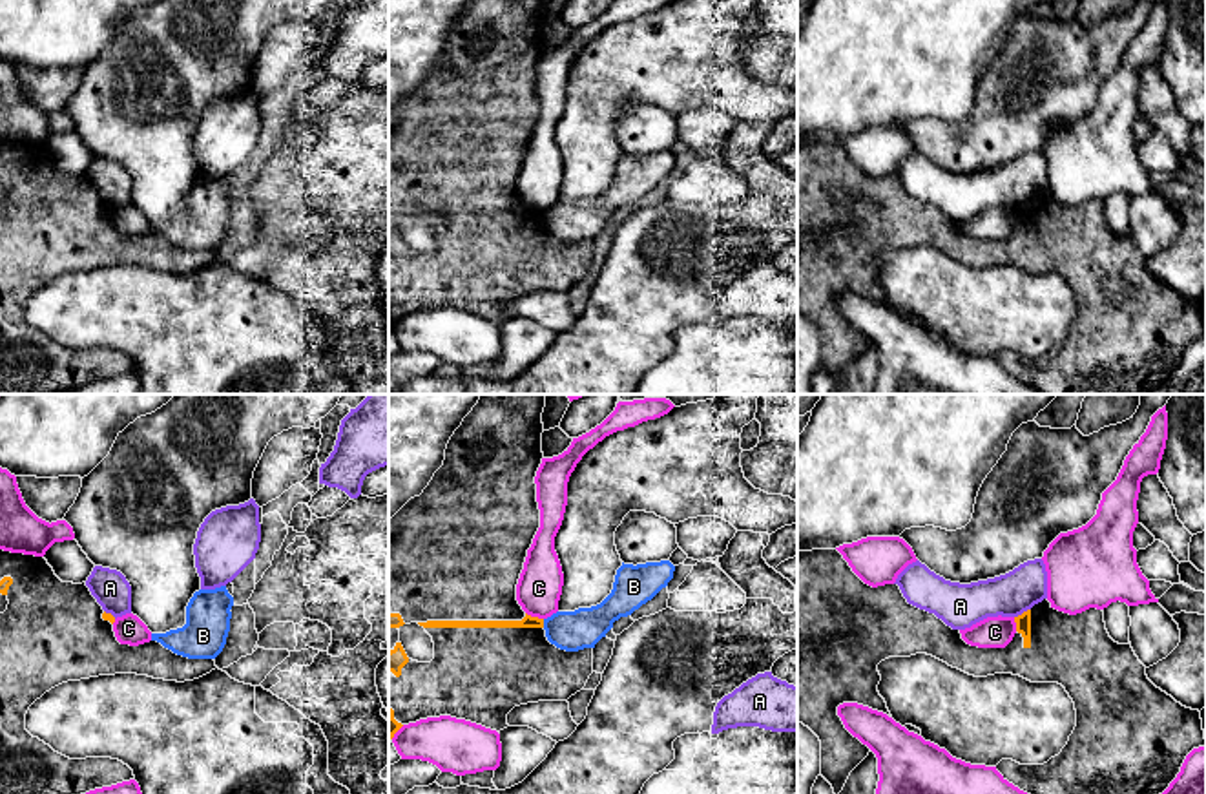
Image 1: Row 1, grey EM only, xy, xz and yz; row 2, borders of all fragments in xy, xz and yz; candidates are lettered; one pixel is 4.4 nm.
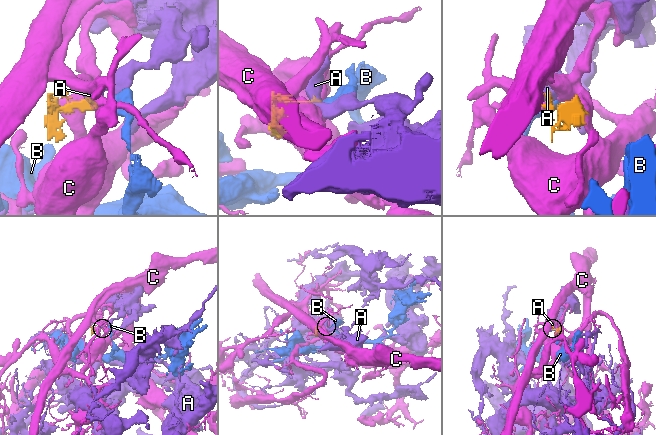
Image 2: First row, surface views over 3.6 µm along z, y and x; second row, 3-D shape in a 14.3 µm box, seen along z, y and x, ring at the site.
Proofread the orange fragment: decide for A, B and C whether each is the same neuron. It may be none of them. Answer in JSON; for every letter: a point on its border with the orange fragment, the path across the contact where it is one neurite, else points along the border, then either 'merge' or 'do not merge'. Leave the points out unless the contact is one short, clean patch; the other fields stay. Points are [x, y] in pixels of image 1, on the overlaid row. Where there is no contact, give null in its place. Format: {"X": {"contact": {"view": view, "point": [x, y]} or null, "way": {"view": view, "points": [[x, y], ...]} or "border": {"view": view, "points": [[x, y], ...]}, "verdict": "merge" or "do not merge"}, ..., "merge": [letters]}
{"A": {"contact": {"view": "yz", "point": [1024, 612]}, "border": {"view": "yz", "points": [[1029, 608], [1015, 617]]}, "verdict": "do not merge"}, "B": {"contact": {"view": "xz", "point": [542, 623]}, "border": {"view": "xz", "points": [[542, 619], [544, 626]]}, "verdict": "do not merge"}, "C": {"contact": {"view": "xz", "point": [535, 617]}, "verdict": "do not merge"}, "merge": []}

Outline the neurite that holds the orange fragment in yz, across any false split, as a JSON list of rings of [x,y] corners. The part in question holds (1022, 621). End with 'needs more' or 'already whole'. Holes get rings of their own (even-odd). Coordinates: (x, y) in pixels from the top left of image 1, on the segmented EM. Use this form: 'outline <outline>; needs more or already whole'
outline [[[837,549],[797,551],[797,721],[821,741],[821,776],[839,794],[850,772],[868,756],[870,748],[854,737],[837,716],[843,703],[858,703],[889,717],[885,699],[878,692],[881,675],[878,664],[889,657],[932,655],[974,677],[994,674],[1020,675],[1031,683],[1058,683],[1075,703],[1076,726],[1062,752],[1044,765],[1020,765],[1002,759],[996,770],[1027,794],[1162,794],[1180,772],[1186,756],[1206,745],[1199,710],[1177,703],[1146,675],[1146,666],[1131,644],[1115,643],[1104,622],[1104,611],[1089,608],[1069,615],[1051,606],[1047,599],[1014,617],[1016,633],[1005,648],[978,648],[962,639],[934,613],[907,602],[898,584],[872,588],[865,584]]]; needs more

